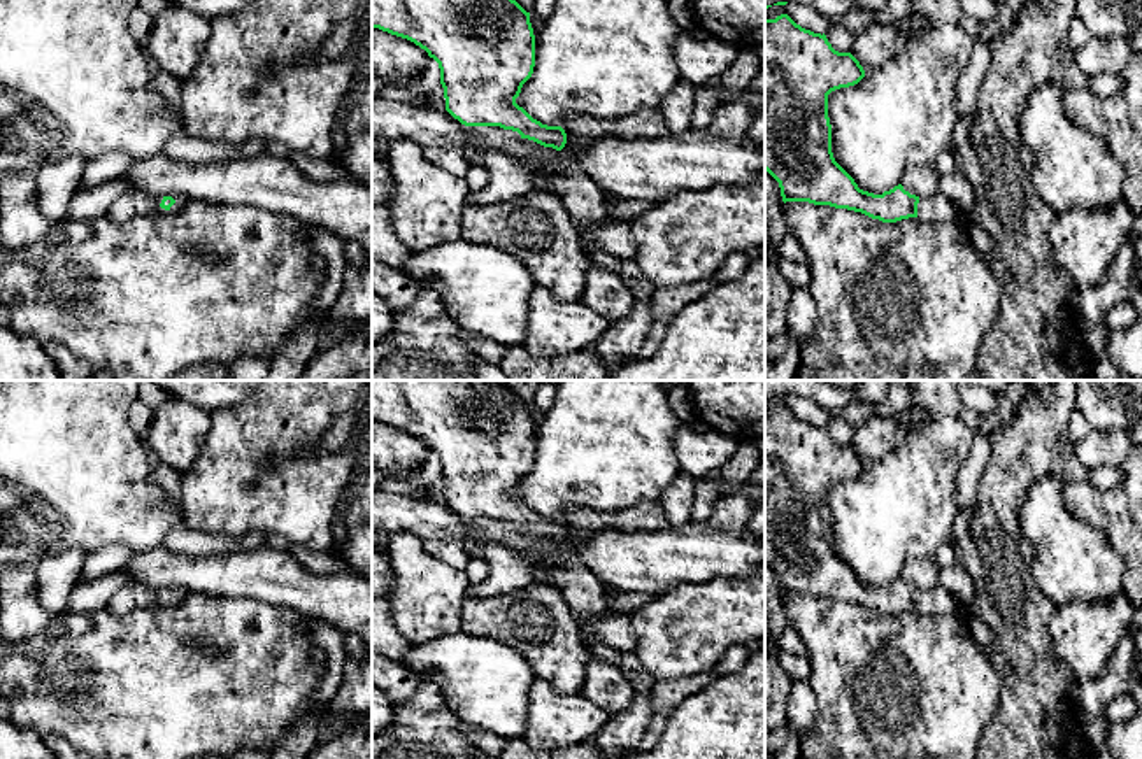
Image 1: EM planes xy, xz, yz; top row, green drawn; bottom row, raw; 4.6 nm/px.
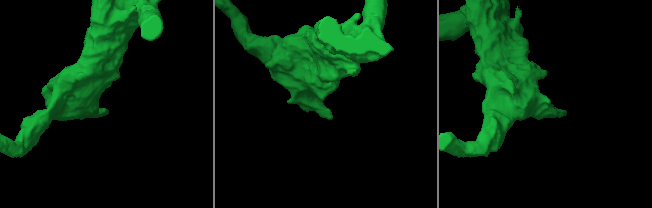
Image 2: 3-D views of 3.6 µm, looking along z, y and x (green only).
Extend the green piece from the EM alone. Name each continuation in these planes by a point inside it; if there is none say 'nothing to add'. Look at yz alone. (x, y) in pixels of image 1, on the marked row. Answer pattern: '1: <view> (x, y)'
1: yz (937, 207)

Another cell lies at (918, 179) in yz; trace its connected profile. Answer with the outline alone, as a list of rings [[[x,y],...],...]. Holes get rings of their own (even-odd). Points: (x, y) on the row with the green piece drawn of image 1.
[[[933,163],[910,165],[903,170],[900,184],[910,195],[931,198],[937,195],[940,177]]]

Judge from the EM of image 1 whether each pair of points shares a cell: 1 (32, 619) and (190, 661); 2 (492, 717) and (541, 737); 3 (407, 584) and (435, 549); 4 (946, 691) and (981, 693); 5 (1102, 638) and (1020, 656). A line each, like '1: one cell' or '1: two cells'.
1: two cells
2: two cells
3: two cells
4: one cell
5: two cells

